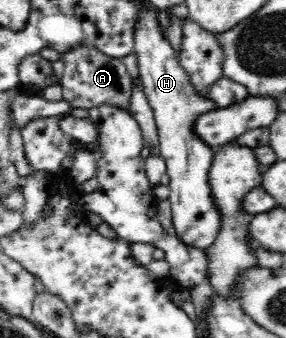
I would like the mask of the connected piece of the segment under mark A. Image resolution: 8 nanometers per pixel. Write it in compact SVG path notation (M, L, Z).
M89 42L59 54L58 58L66 65L60 77L60 84L63 98L70 103L72 109L78 107L89 109L108 103L129 110L132 80L120 58L104 54Z

